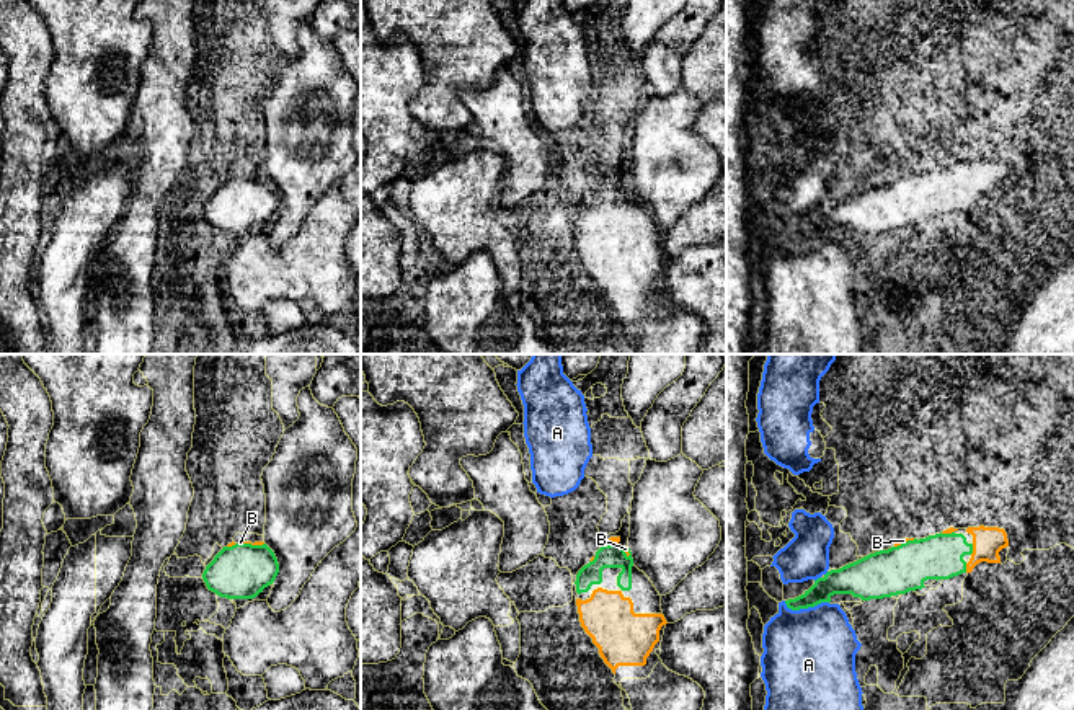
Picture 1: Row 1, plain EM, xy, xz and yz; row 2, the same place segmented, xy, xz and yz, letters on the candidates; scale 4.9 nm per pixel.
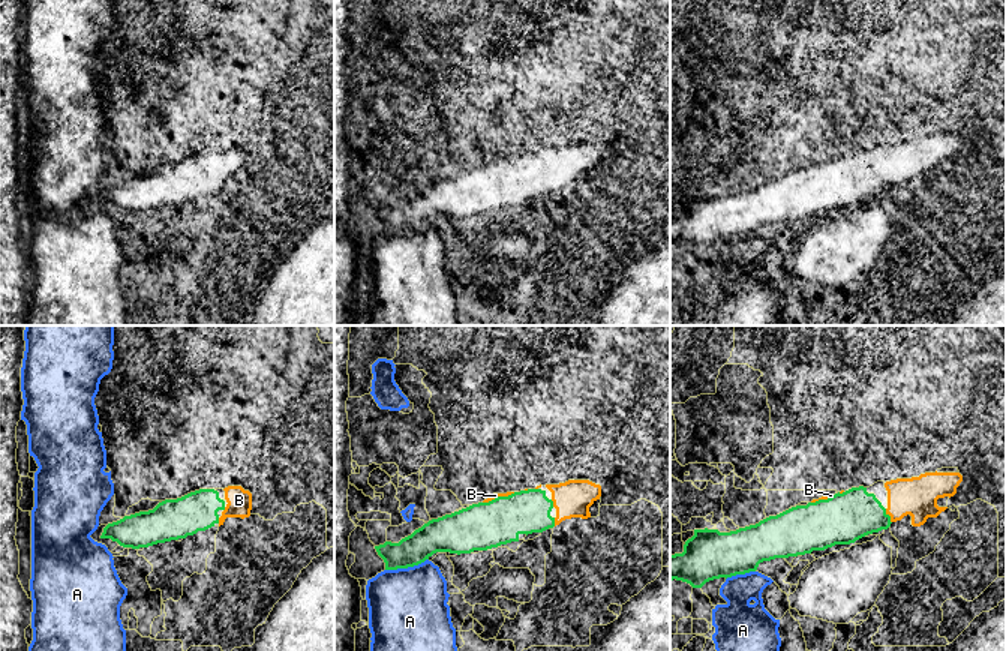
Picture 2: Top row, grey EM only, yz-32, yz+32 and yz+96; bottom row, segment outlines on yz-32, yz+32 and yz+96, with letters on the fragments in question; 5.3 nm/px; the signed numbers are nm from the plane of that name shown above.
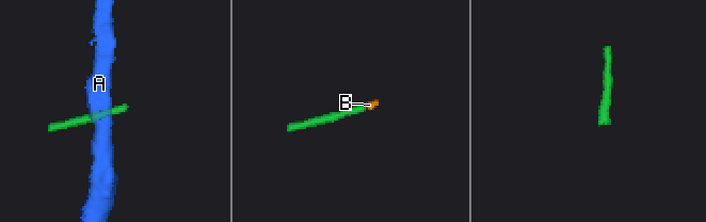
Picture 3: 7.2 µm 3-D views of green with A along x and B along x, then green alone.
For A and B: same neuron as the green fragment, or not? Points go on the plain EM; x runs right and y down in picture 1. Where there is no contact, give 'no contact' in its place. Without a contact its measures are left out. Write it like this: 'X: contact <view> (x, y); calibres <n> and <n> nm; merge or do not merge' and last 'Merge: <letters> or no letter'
A: contact yz (805, 242); calibres 140 and 460 nm; do not merge
B: contact yz (971, 183); calibres 220 and 150 nm; merge
Merge: B

